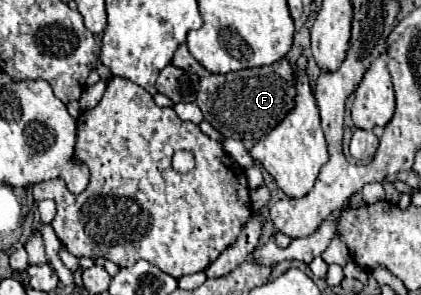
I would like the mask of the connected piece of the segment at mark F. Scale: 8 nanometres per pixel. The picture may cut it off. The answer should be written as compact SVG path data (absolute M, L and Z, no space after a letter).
M287 58L261 66L245 68L229 74L209 74L201 78L197 92L197 106L201 108L205 120L223 136L235 140L257 142L263 134L269 134L283 118L295 108L295 72Z

